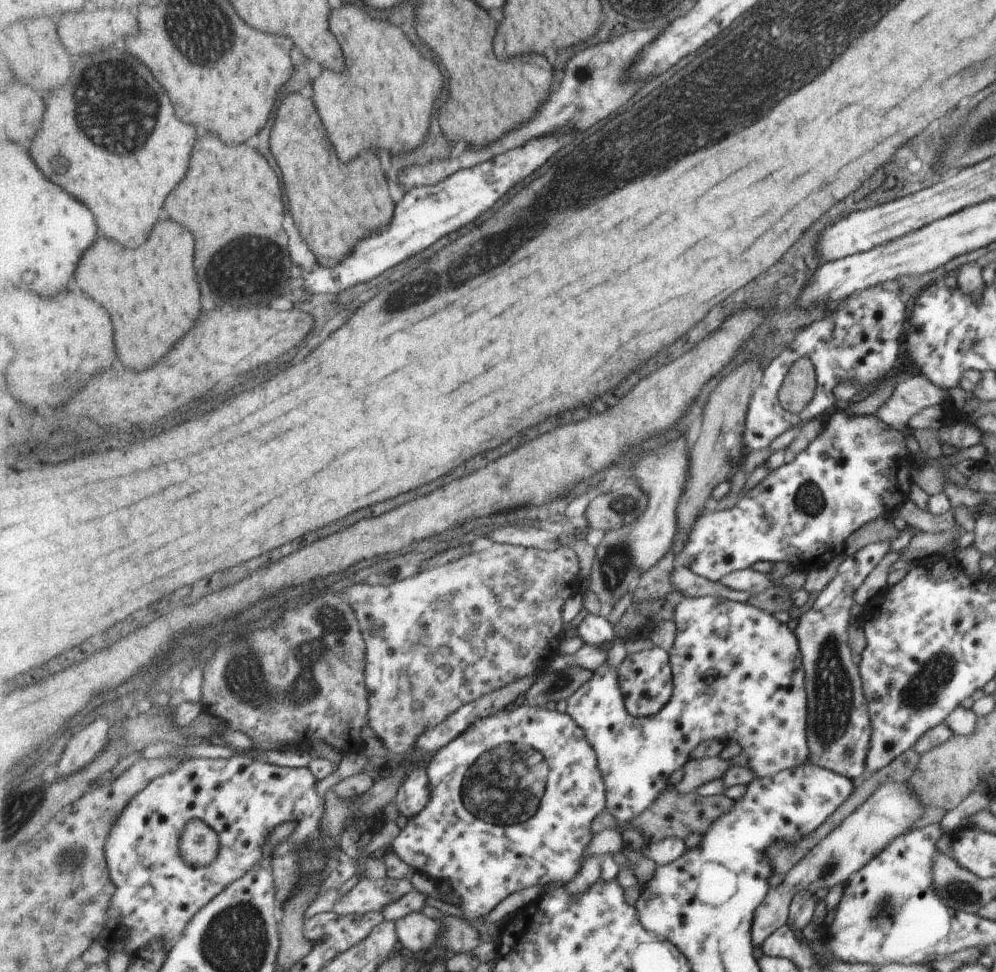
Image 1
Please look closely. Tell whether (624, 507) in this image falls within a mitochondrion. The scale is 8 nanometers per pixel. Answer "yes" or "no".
yes

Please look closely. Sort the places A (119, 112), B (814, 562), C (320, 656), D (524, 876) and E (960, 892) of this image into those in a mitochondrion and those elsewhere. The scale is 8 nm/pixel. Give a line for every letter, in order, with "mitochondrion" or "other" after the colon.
A: mitochondrion
B: other
C: mitochondrion
D: other
E: mitochondrion

